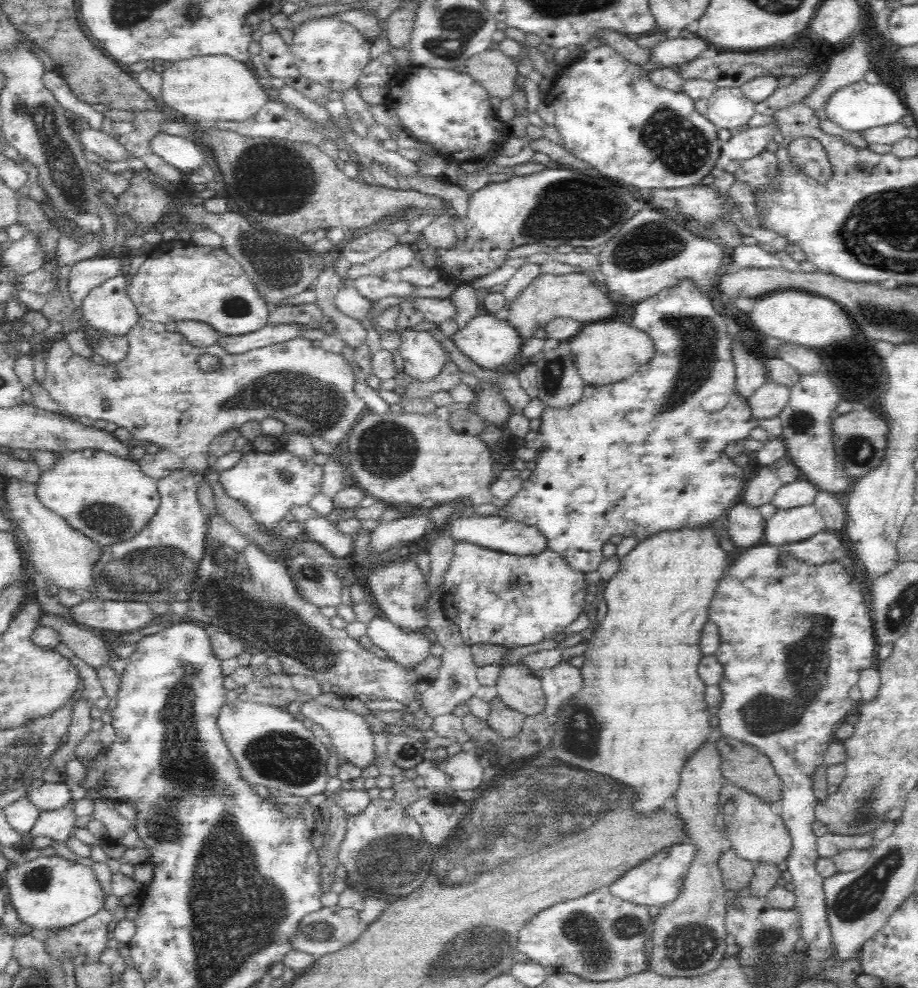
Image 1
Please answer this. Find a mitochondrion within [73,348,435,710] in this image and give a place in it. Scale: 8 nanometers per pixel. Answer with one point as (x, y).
(229, 590)

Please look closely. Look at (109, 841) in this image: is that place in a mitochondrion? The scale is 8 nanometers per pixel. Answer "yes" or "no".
no

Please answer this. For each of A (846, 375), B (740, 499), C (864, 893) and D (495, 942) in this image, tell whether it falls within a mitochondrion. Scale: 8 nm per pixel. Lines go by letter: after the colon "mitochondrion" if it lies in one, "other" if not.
A: other
B: other
C: mitochondrion
D: mitochondrion

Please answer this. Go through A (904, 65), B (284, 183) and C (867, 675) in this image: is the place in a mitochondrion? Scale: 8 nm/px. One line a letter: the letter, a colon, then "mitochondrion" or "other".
A: other
B: mitochondrion
C: other

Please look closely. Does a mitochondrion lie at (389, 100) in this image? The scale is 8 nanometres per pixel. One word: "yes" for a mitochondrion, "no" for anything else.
no

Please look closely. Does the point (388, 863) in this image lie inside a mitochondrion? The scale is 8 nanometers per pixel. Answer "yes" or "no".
yes

